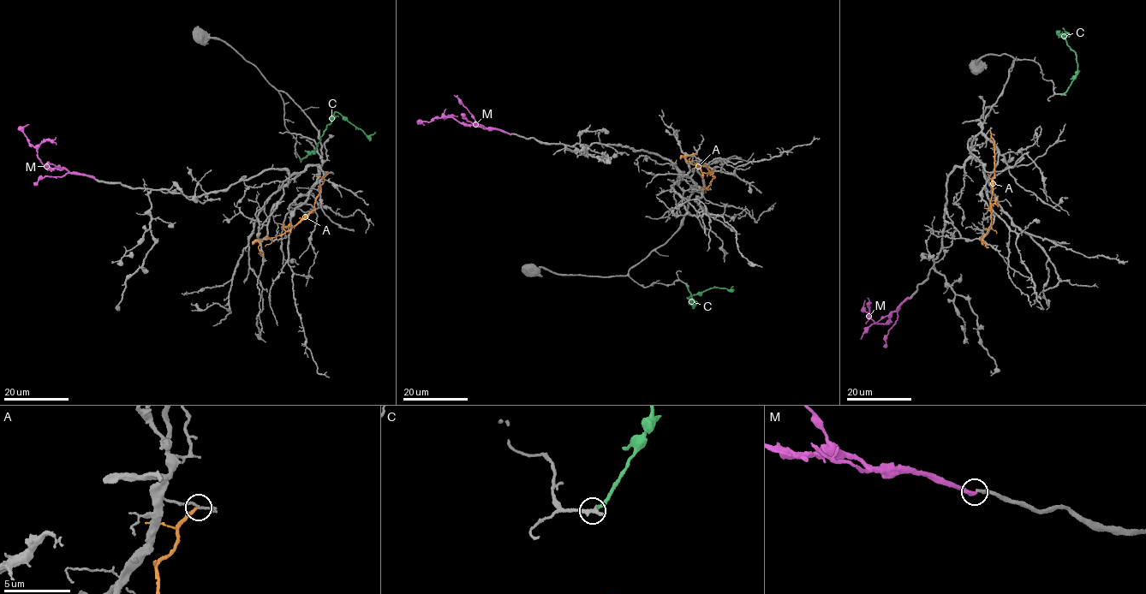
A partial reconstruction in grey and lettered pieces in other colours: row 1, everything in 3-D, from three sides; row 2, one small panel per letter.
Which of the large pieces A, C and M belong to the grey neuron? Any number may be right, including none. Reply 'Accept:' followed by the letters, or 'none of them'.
Accept: none of them

